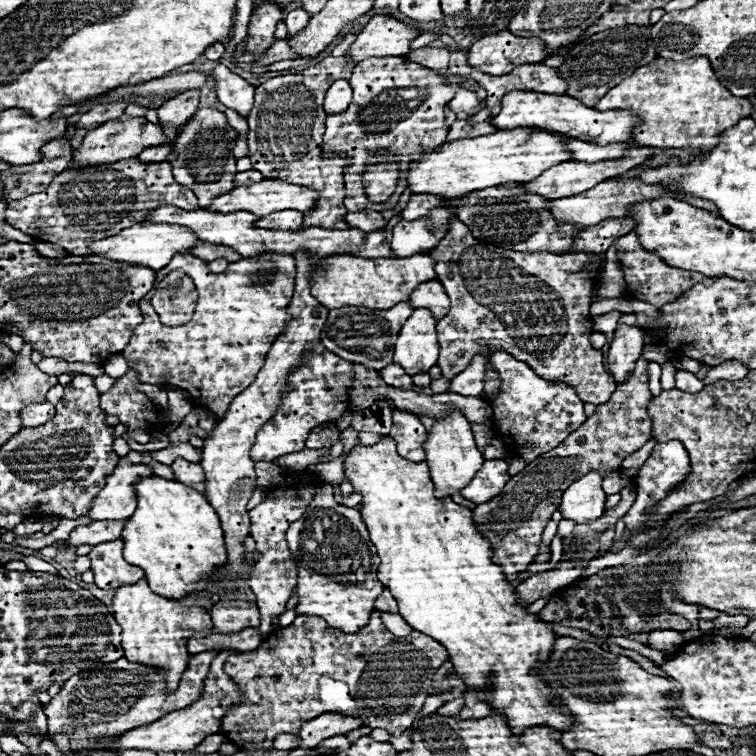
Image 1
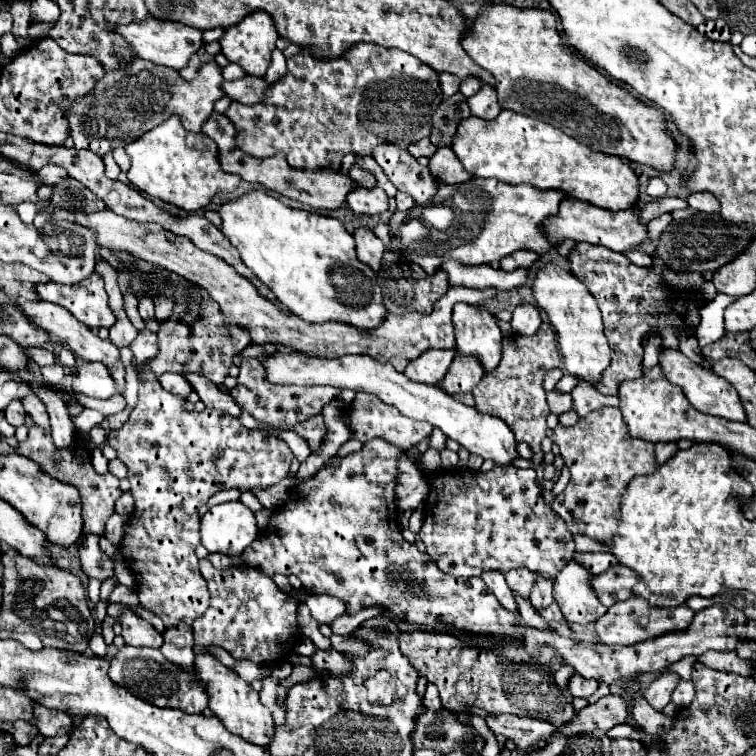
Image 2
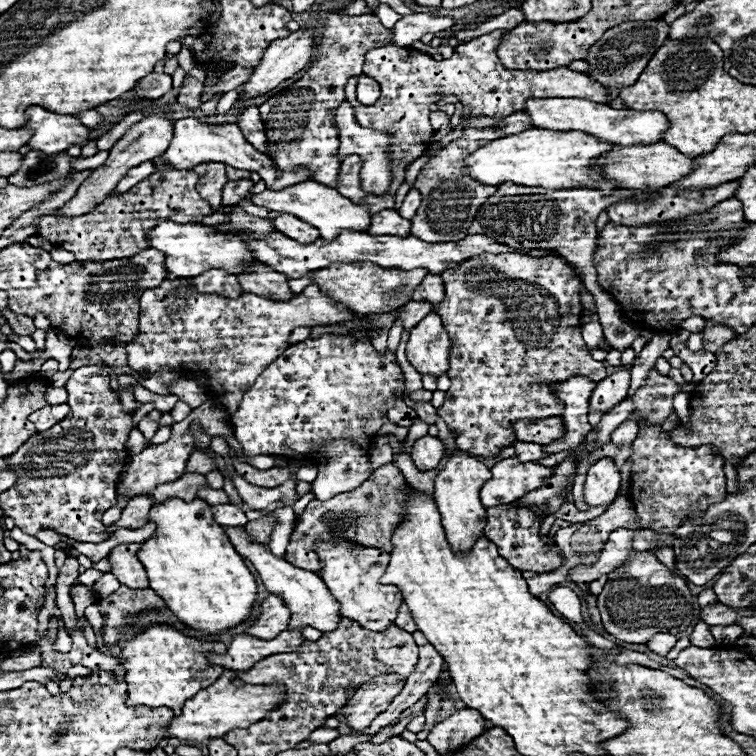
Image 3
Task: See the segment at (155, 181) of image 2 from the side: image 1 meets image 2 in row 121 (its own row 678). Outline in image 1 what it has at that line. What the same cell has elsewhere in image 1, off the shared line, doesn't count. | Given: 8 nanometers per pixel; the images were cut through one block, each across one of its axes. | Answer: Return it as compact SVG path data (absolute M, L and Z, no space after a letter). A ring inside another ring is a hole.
M146 578L138 580L136 584L124 584L116 588L116 596L112 600L114 606L114 618L122 628L122 648L124 656L130 662L148 664L148 666L160 666L170 668L166 670L166 684L170 690L178 686L178 680L188 664L188 650L186 642L188 638L198 630L210 630L210 614L194 604L196 594L190 594L182 600L170 600L158 594L152 594L148 588Z

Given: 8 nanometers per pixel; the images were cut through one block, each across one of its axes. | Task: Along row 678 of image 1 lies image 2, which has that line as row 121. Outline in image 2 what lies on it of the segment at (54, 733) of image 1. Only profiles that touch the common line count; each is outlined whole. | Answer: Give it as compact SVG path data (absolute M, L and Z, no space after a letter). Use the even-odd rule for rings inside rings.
M130 60L124 68L106 72L106 76L94 86L94 92L74 100L66 116L70 122L70 136L82 150L90 150L104 158L108 152L138 140L172 114L180 116L186 130L200 132L202 124L214 110L214 102L224 96L220 88L222 80L220 66L214 60L202 64L196 78L190 82L186 82L178 70L162 68L144 60Z

